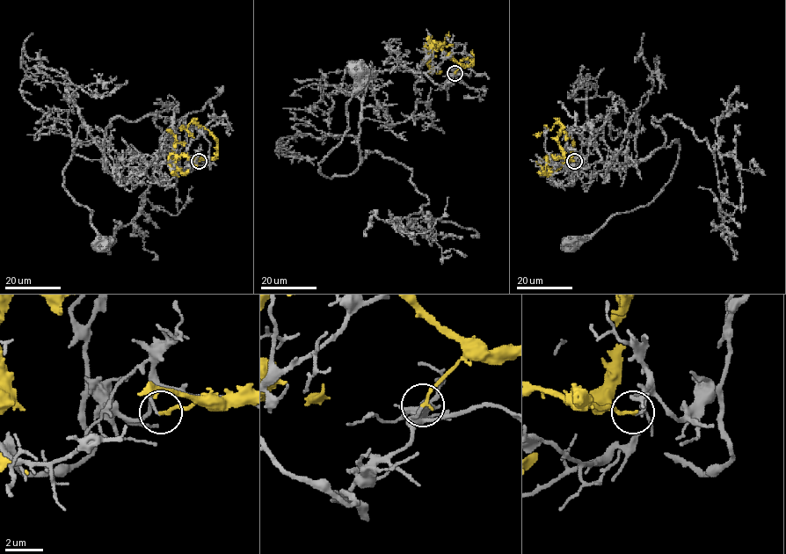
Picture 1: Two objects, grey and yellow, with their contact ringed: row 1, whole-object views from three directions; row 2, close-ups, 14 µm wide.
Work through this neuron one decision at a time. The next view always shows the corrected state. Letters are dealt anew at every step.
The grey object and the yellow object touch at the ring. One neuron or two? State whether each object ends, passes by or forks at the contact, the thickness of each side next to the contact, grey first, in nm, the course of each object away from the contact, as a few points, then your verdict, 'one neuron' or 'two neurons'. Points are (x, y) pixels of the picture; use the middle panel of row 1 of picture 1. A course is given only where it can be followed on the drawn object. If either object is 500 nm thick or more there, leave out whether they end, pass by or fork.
grey ends | yellow ends | 130/170 nm | grey via (454, 74), (443, 88), (403, 67), (374, 71), (359, 165), (327, 177), (319, 164), (348, 128), (357, 68) | yellow via (454, 73), (460, 65), (430, 40), (434, 40), (439, 44), (427, 62), (432, 71), (422, 61) | two neurons

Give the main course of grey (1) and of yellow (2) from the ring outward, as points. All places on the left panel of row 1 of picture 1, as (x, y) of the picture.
1: (199, 161), (149, 164), (119, 185), (98, 142), (76, 142), (63, 185), (92, 211), (101, 244)
2: (199, 161), (204, 159), (180, 155), (174, 164), (183, 173), (177, 171), (171, 163), (176, 136), (166, 129)

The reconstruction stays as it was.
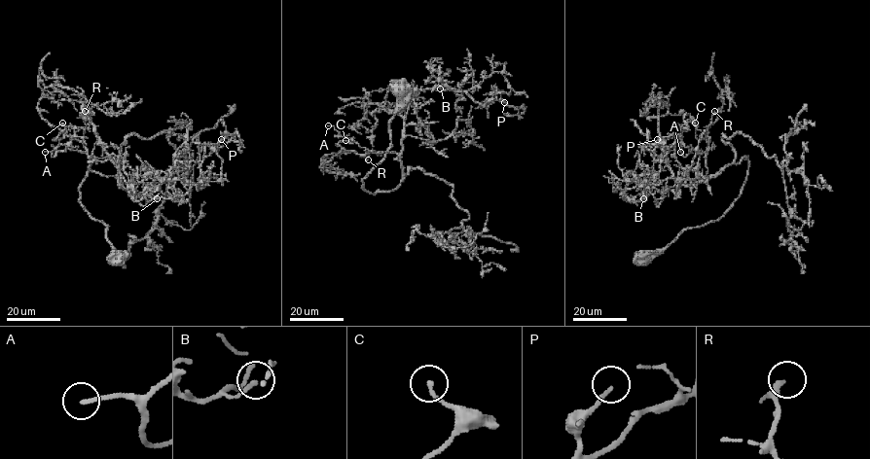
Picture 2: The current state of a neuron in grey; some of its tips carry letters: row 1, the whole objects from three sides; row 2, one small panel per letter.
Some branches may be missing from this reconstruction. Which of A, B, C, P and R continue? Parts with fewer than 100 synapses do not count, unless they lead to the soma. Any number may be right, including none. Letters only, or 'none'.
A, R

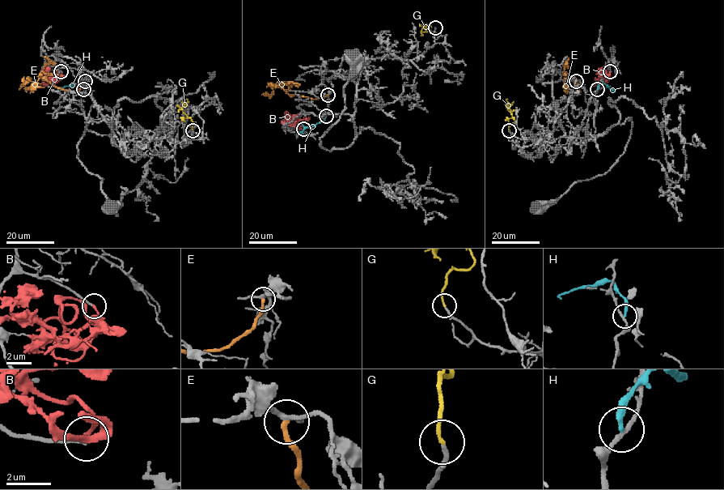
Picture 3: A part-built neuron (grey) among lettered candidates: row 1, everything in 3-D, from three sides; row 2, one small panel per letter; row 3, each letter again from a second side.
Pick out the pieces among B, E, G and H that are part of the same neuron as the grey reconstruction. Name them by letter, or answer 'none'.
G

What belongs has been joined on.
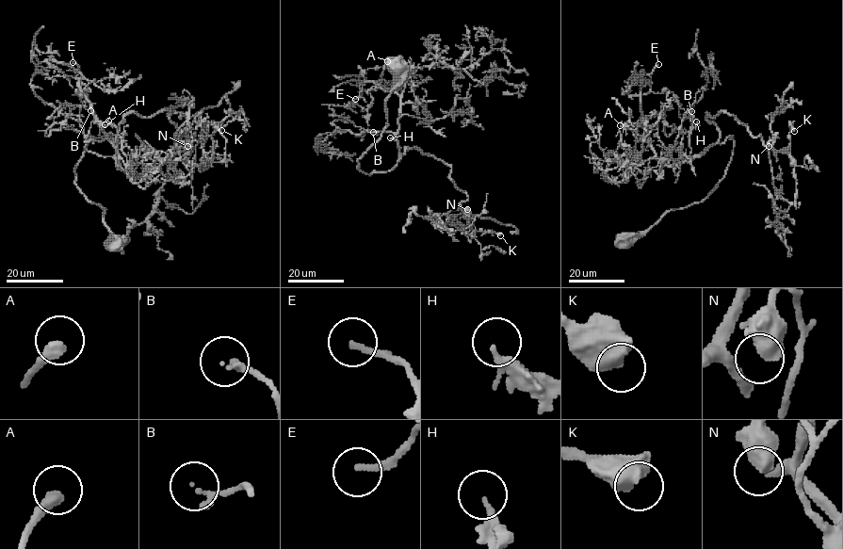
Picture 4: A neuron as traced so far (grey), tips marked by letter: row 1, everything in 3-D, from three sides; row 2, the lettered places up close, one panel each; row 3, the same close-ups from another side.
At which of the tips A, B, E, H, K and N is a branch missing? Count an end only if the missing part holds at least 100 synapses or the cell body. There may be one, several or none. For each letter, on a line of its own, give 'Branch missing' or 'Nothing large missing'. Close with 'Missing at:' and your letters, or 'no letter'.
A: Branch missing
B: Nothing large missing
E: Branch missing
H: Nothing large missing
K: Nothing large missing
N: Nothing large missing
Missing at: A, E

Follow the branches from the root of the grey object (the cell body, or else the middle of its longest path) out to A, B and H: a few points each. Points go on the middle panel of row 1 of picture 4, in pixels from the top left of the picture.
A: (396, 63), (387, 126), (358, 160), (366, 173), (390, 170), (398, 160), (401, 98), (380, 84), (387, 61)
B: (396, 63), (387, 126), (358, 160), (366, 173), (390, 170), (398, 155), (396, 136), (373, 132)
H: (396, 63), (395, 88), (385, 101), (387, 126), (358, 159), (362, 171), (393, 169), (404, 147), (390, 137)

